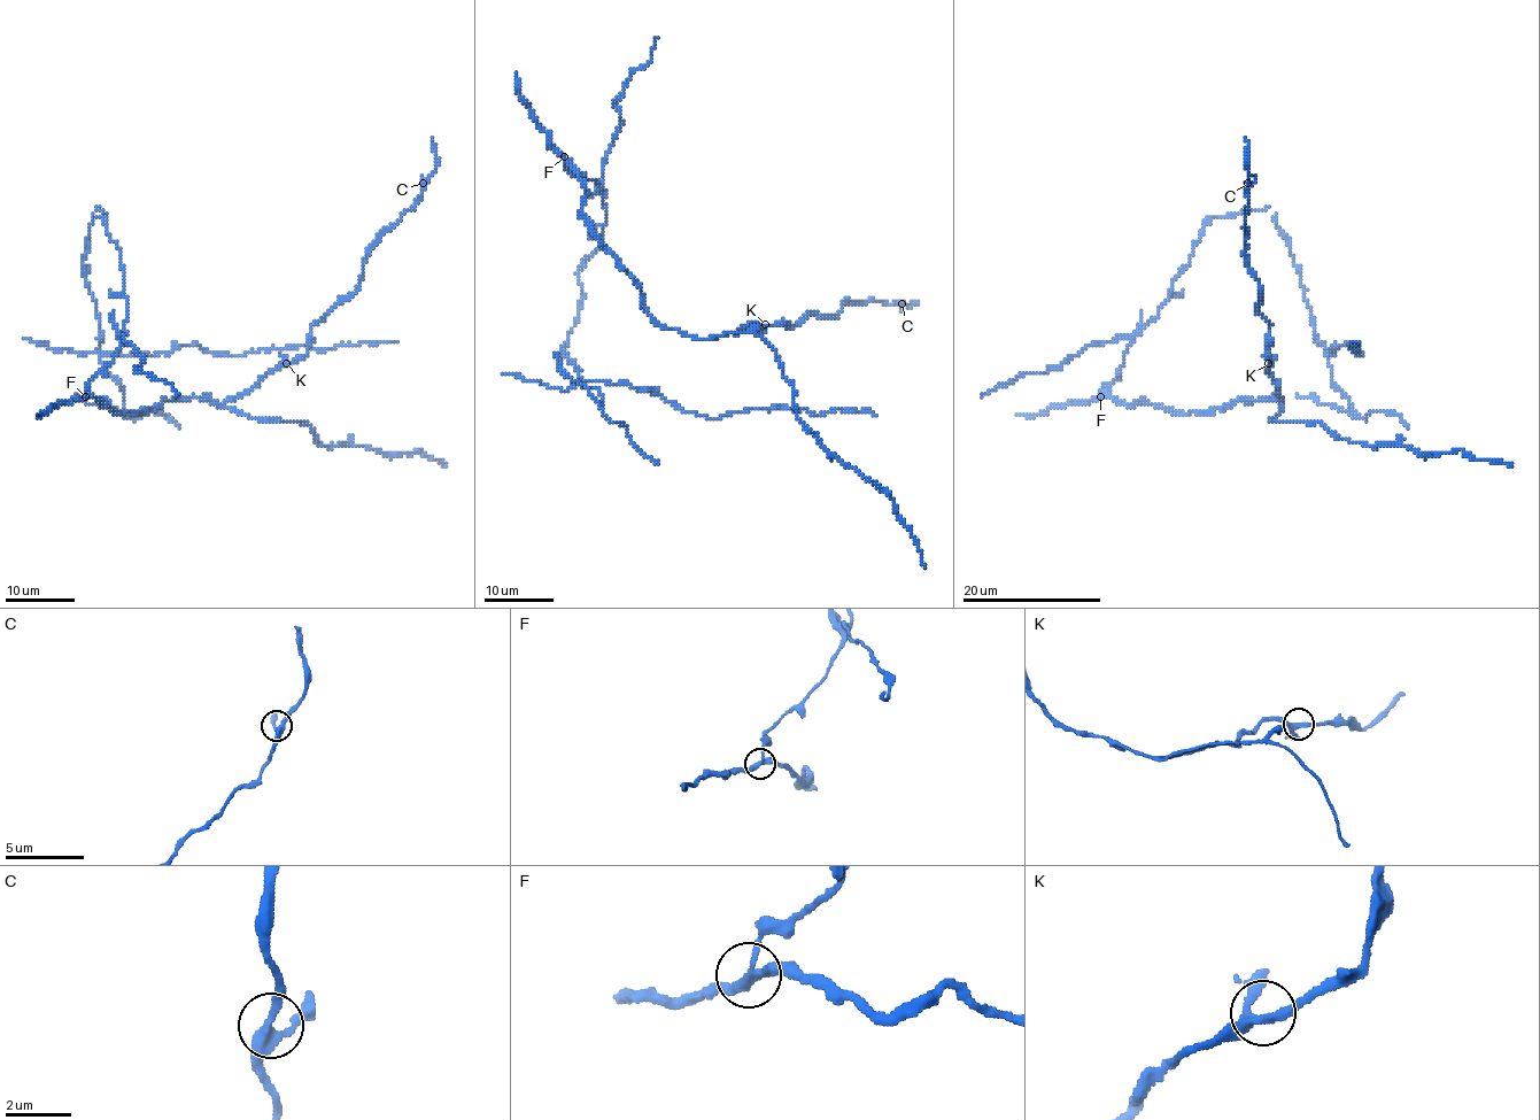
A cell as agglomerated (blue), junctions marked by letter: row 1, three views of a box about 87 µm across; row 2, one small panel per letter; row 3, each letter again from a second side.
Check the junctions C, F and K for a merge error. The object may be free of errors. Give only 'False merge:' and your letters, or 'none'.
False merge: F

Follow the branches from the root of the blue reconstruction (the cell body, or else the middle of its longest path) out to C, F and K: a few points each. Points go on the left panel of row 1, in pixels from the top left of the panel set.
C: (123, 341), (86, 389), (110, 412), (248, 393), (307, 353), (310, 329), (355, 291), (365, 253), (423, 183)
F: (123, 341), (116, 356), (89, 383), (85, 396)
K: (123, 341), (116, 356), (86, 389), (117, 414), (144, 412), (163, 400), (188, 396), (223, 406), (286, 363)

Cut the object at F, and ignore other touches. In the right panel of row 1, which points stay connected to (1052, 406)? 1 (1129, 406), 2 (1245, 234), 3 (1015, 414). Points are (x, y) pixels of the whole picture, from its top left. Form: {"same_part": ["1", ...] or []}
{"same_part": ["1", "2", "3"]}

